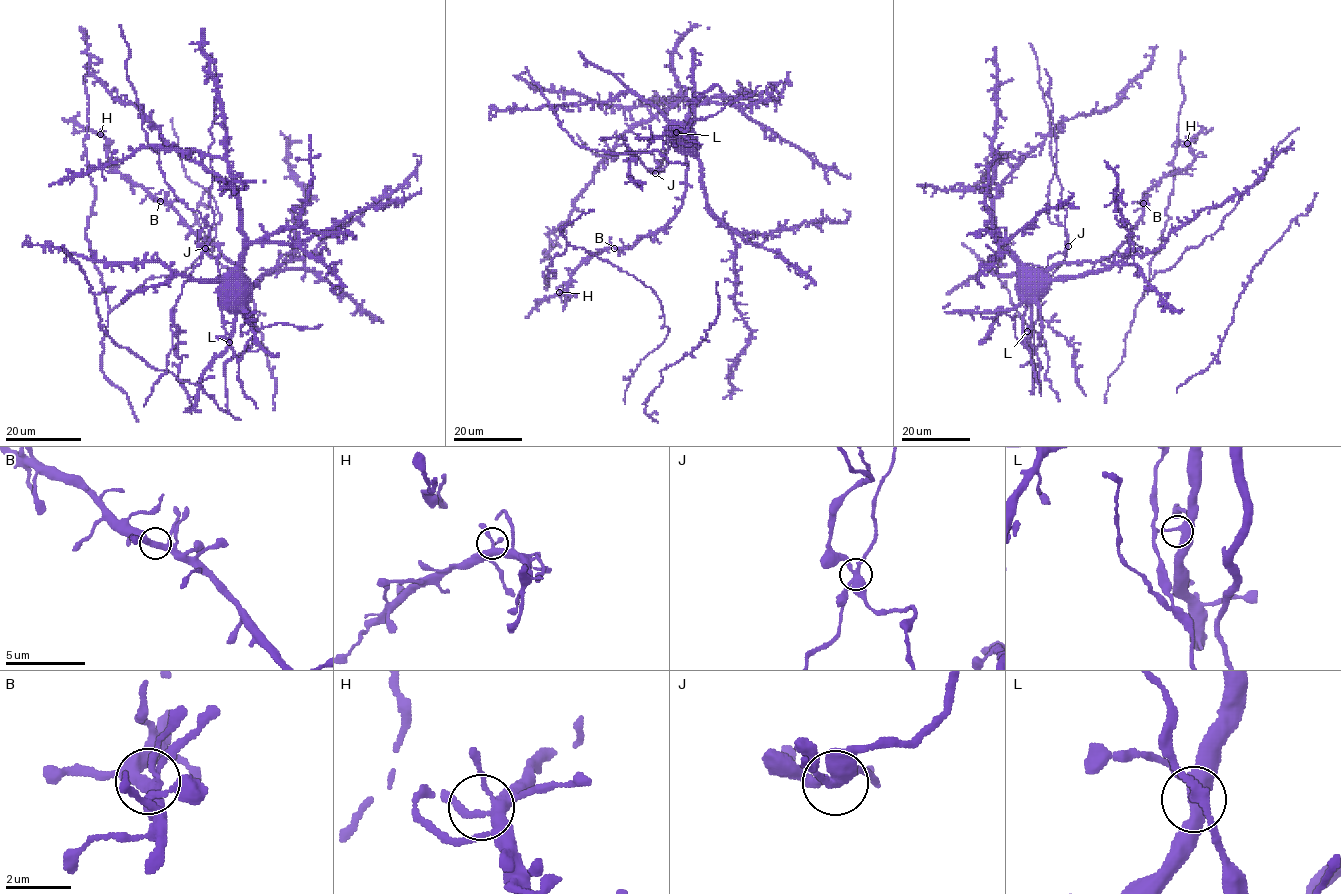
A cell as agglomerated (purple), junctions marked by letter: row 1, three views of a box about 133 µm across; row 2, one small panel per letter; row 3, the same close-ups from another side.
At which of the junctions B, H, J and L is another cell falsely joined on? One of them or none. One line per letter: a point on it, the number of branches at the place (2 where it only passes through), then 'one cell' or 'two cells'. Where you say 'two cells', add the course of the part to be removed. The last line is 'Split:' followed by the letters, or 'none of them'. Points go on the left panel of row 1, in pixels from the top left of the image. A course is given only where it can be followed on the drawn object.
B: (160, 201) | 4 | one cell
H: (100, 134) | 4 | one cell
J: (205, 248) | 4 | two cells | (205, 248), (214, 212), (210, 201), (209, 148), (213, 139), (210, 128), (217, 89), (212, 53)
L: (229, 342) | 4 | one cell
Split: J

